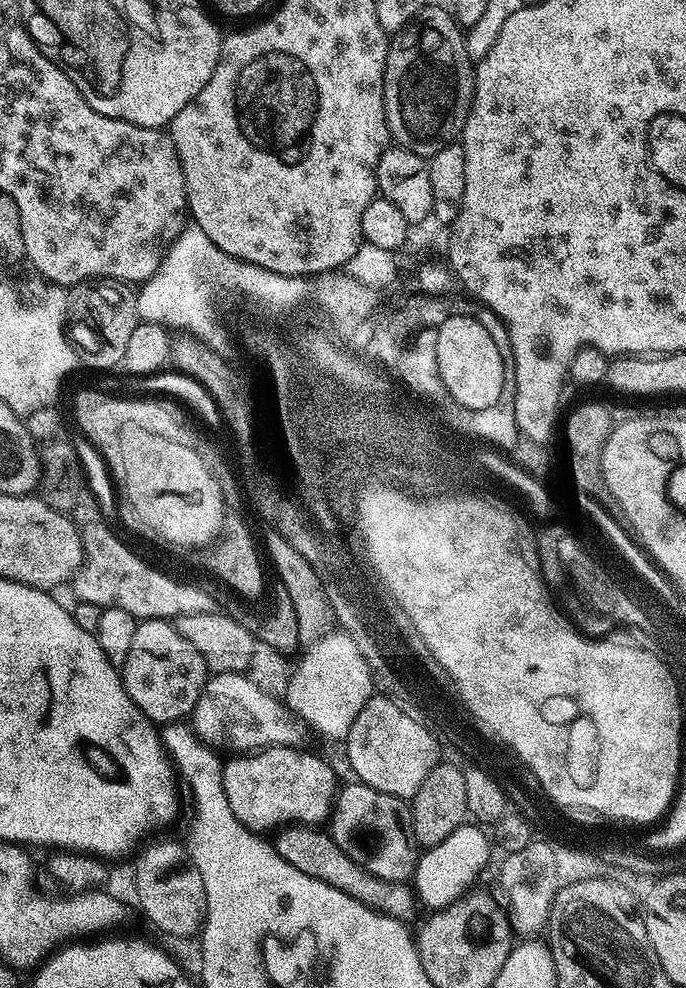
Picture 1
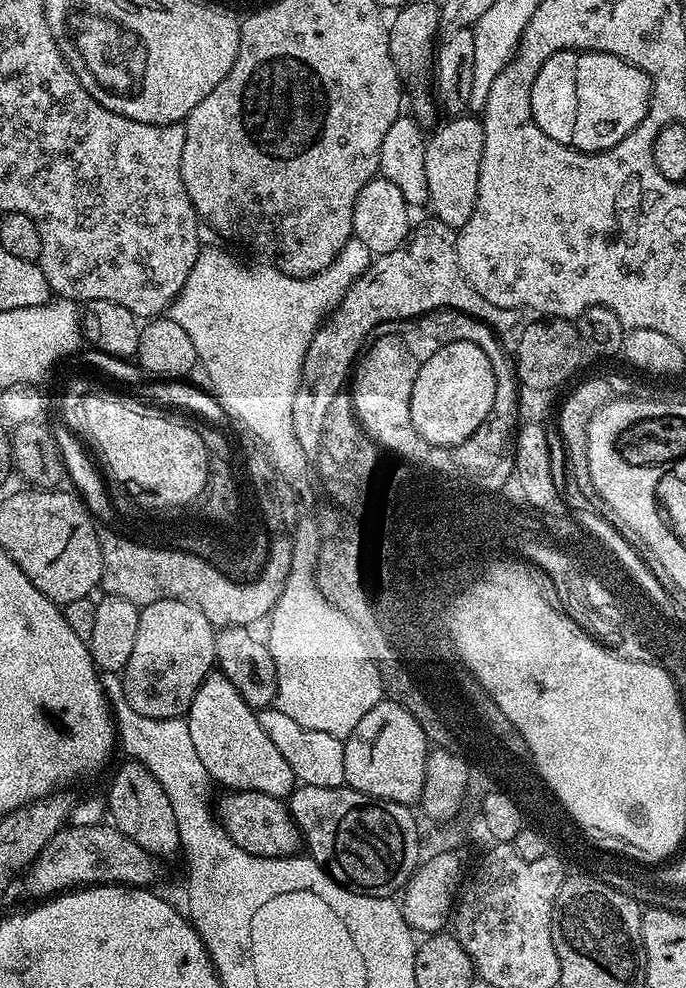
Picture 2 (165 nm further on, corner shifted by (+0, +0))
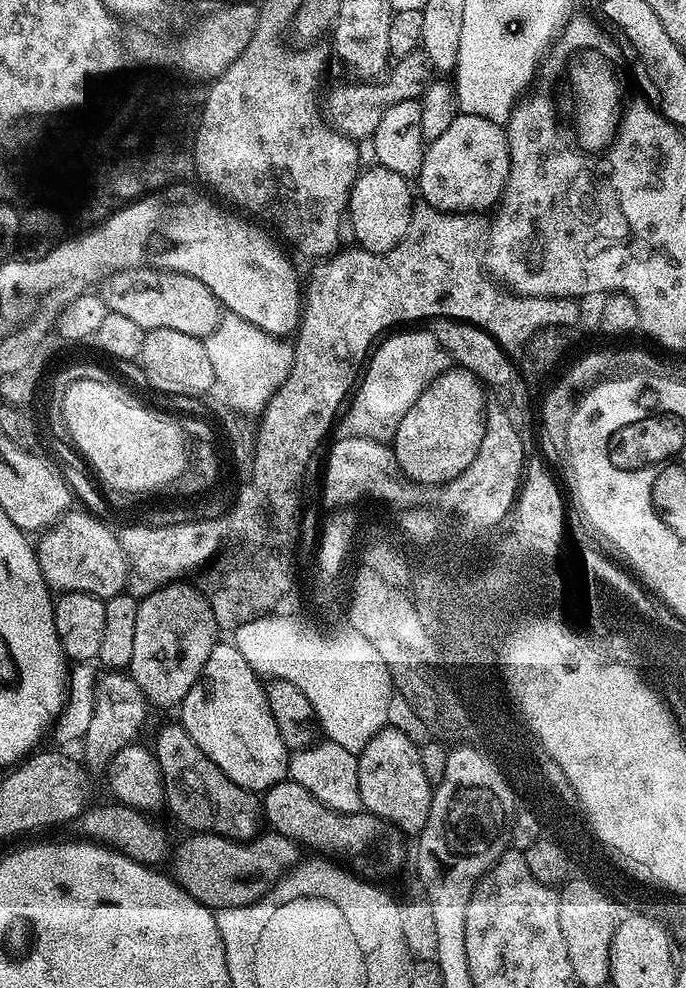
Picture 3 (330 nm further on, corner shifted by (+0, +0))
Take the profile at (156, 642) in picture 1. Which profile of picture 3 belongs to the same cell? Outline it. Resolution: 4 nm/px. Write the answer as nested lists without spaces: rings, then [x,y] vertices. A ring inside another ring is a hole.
[[[177,582],[143,597],[138,606],[138,623],[134,630],[134,658],[130,665],[132,680],[140,687],[145,701],[160,708],[175,709],[190,694],[194,682],[210,658],[210,650],[218,643],[218,629],[207,598],[191,583]]]

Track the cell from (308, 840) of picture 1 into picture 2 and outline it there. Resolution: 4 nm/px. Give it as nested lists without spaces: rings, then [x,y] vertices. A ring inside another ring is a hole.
[[[228,790],[223,793],[220,805],[215,805],[216,819],[230,834],[232,841],[246,854],[255,856],[295,856],[301,851],[302,837],[300,828],[294,822],[292,811],[279,796],[261,792],[237,792]]]

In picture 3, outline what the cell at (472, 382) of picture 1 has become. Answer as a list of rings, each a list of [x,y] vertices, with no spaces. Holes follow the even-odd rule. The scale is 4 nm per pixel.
[[[449,367],[406,410],[396,431],[394,451],[405,474],[425,485],[442,484],[462,474],[475,458],[486,423],[486,388],[473,372]]]

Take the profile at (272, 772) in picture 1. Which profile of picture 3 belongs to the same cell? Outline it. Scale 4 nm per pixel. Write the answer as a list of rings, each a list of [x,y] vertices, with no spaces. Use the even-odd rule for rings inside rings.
[[[218,642],[210,650],[210,658],[206,658],[206,666],[202,674],[194,682],[190,694],[178,706],[179,723],[183,724],[188,732],[188,736],[238,786],[257,794],[267,792],[270,786],[278,782],[289,779],[288,764],[290,750],[284,744],[282,734],[278,734],[278,722],[270,714],[270,702],[266,702],[264,693],[265,685],[259,684],[257,672],[252,669],[250,662],[242,658],[242,654],[237,650],[232,642]]]

